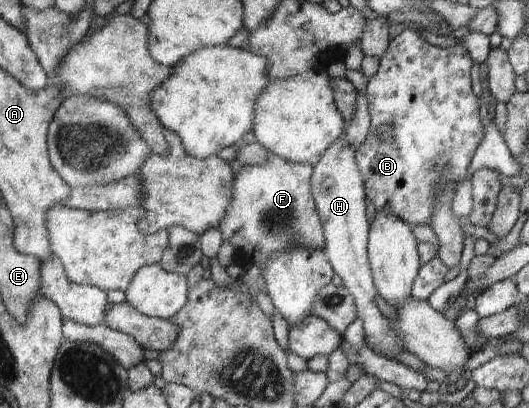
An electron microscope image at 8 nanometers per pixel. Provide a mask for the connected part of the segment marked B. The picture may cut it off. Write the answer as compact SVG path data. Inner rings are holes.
M410 28L399 33L399 35L390 42L384 55L380 57L378 72L368 81L365 92L370 111L370 133L368 138L356 149L354 153L364 183L366 196L371 199L373 205L376 207L376 211L387 210L390 214L396 215L399 219L406 221L411 227L421 225L421 223L428 224L429 220L432 218L433 206L436 206L434 203L436 193L443 186L452 184L453 180L457 183L461 183L465 180L467 168L469 167L473 154L481 143L484 134L482 121L479 121L479 101L475 96L475 93L471 90L470 71L473 64L474 63L472 62L469 53L462 45L457 44L456 46L449 48L433 46L421 37L421 35L419 36L419 33ZM382 125L390 125L393 128L393 141L390 141L389 143L379 141L378 129Z

